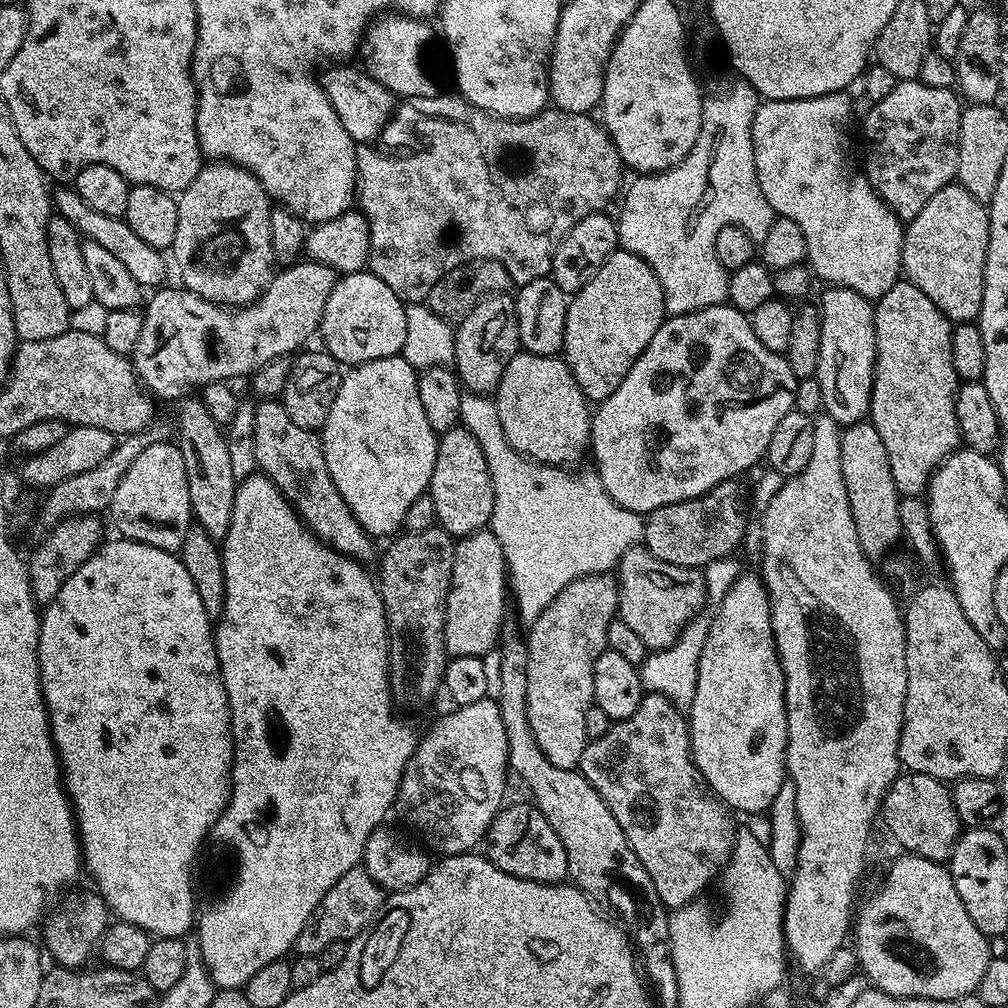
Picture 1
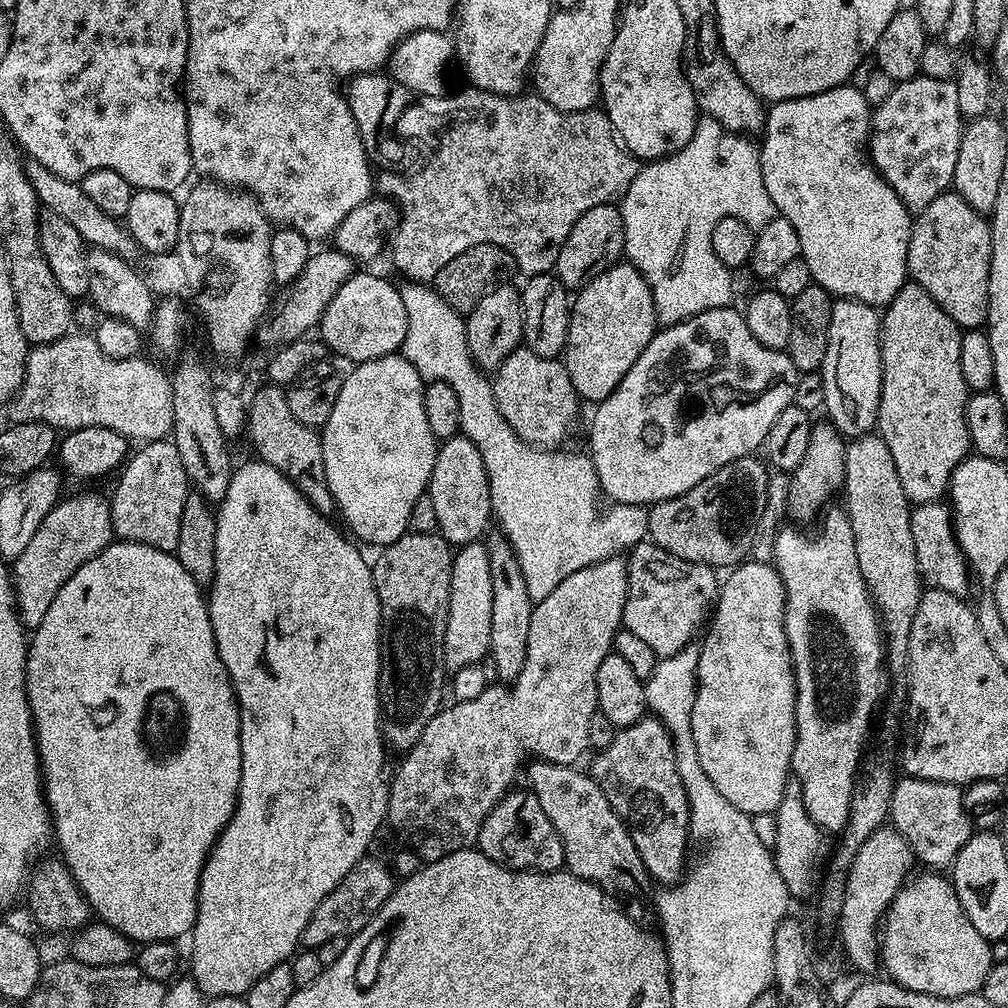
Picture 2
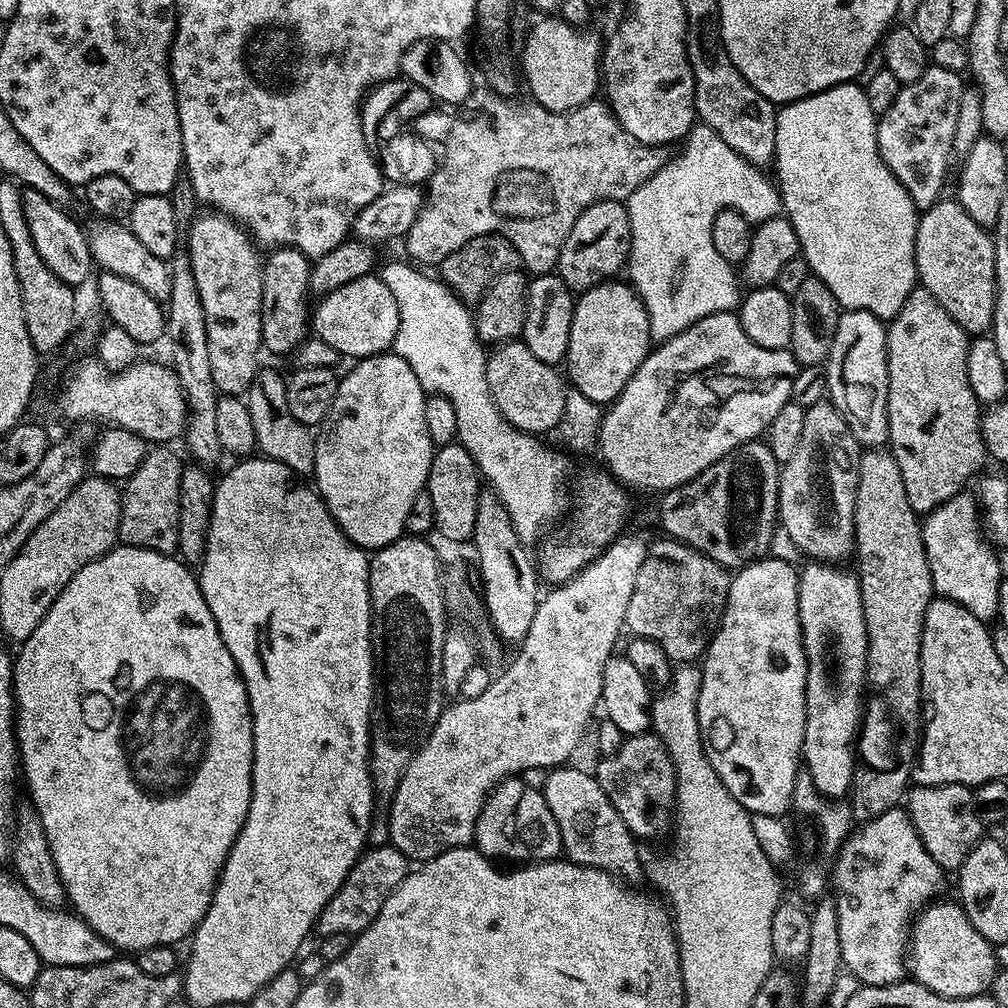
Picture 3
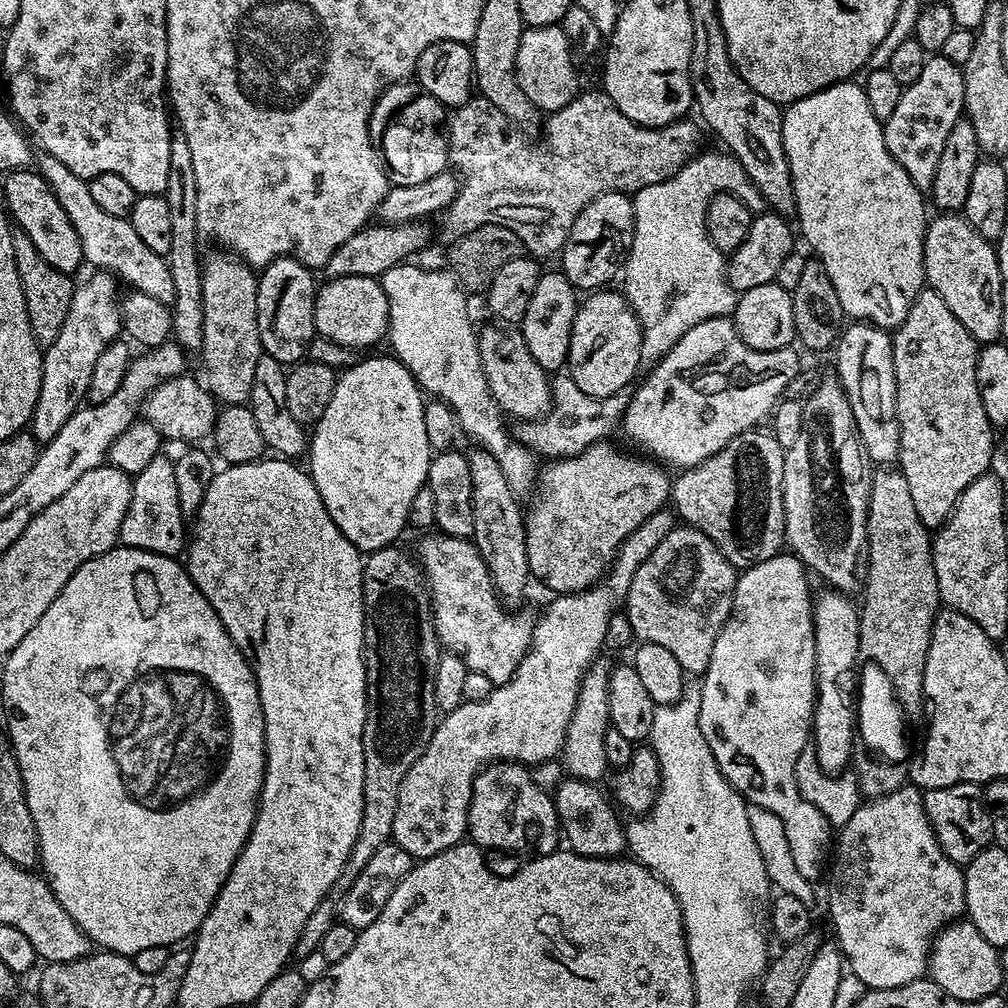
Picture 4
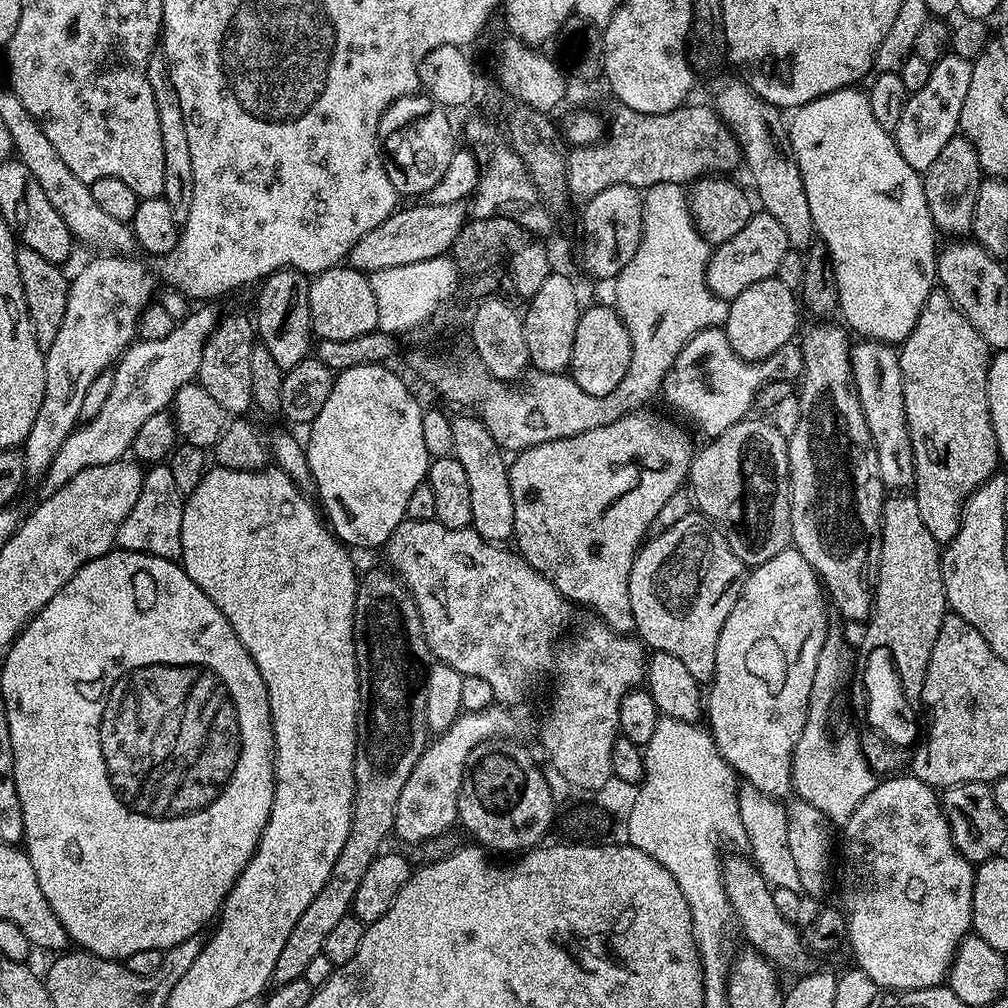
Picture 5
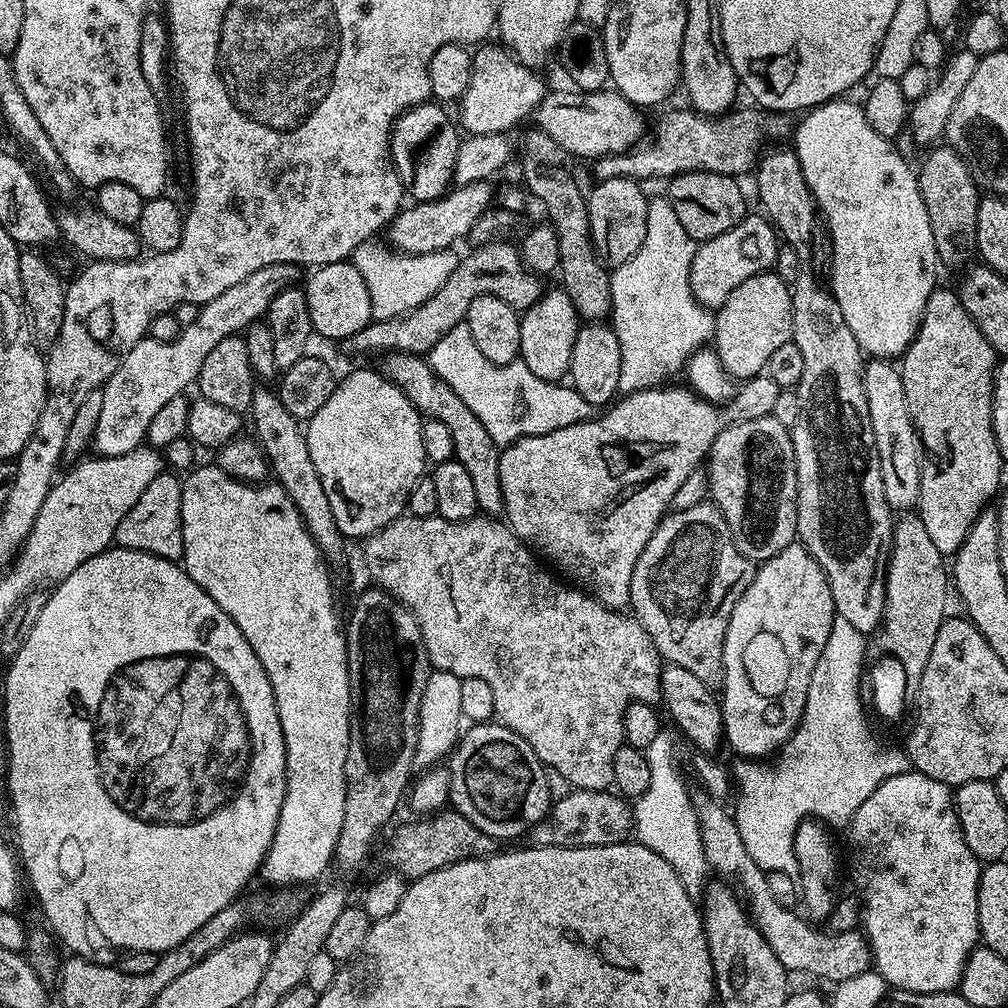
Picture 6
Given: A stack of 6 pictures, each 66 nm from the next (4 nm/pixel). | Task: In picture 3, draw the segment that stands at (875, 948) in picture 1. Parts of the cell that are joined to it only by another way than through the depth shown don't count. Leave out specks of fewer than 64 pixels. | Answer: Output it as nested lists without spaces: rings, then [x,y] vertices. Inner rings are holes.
[[[932,902],[920,909],[910,925],[910,972],[922,986],[940,996],[957,1000],[982,996],[991,989],[997,974],[994,945],[974,930],[959,903]]]

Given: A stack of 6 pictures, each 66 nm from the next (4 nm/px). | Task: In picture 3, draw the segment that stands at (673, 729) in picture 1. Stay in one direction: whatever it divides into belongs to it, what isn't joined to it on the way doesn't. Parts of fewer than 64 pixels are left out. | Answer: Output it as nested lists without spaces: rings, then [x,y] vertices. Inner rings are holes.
[[[649,730],[627,737],[614,755],[603,757],[599,762],[594,768],[596,780],[633,836],[641,841],[652,840],[667,828],[669,831],[676,803],[676,771],[666,746],[655,732]]]

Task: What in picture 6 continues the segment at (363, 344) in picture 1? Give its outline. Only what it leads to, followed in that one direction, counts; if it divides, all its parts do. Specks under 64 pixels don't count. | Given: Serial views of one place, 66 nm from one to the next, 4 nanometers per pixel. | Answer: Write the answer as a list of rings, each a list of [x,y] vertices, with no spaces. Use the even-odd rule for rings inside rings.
[[[339,260],[333,264],[323,264],[311,273],[308,284],[303,285],[306,294],[306,306],[310,310],[310,322],[317,337],[325,336],[328,340],[339,342],[350,334],[358,334],[362,326],[372,323],[370,310],[370,290],[362,282],[362,274],[351,262]]]

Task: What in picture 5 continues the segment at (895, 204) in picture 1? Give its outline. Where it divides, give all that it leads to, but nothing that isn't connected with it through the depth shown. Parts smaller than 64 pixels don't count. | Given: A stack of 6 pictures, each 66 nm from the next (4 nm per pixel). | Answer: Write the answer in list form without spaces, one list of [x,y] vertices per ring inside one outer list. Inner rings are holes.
[[[949,51],[932,65],[930,78],[926,78],[922,90],[911,93],[906,106],[902,106],[902,118],[898,118],[898,126],[894,130],[896,145],[898,154],[902,154],[916,172],[924,173],[946,147],[946,142],[957,135],[962,102],[966,102],[966,93],[970,91],[971,73],[972,60]]]

